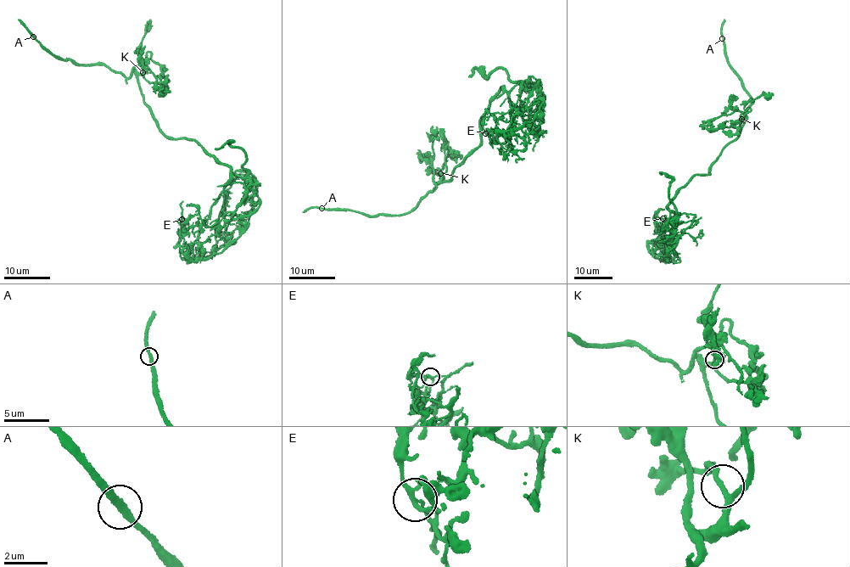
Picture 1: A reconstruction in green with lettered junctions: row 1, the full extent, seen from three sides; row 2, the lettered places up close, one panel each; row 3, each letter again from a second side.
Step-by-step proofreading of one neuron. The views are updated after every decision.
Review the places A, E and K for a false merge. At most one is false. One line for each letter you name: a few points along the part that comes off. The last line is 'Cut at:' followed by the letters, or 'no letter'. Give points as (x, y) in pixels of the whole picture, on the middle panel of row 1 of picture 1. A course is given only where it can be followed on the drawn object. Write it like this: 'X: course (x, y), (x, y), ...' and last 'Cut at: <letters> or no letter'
E: course (486, 133), (486, 117), (514, 109), (525, 82), (526, 109), (545, 98), (532, 120), (497, 134), (510, 148)
Cut at: E

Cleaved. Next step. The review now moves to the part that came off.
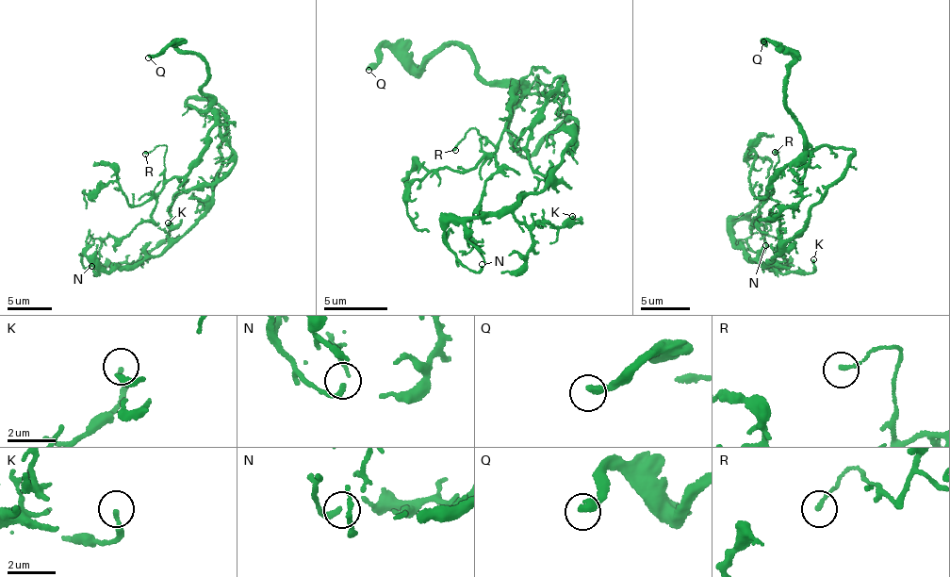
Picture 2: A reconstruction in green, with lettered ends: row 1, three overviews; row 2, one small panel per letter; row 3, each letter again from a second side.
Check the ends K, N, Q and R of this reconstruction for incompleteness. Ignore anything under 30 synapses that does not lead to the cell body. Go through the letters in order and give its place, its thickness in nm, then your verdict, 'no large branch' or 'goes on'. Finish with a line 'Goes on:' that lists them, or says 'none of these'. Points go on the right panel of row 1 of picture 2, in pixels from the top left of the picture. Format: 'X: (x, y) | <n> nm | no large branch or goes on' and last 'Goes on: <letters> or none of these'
K: (813, 259) | 180 nm | no large branch
N: (765, 245) | 170 nm | no large branch
Q: (763, 41) | 320 nm | goes on
R: (775, 152) | 150 nm | no large branch
Goes on: Q

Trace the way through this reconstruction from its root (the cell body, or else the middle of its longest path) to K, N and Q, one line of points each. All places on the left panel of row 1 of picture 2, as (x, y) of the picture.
K: (208, 101), (222, 110), (227, 122), (212, 198), (188, 230), (164, 250), (130, 267), (164, 243), (168, 222)
N: (208, 101), (227, 122), (208, 206), (159, 254), (109, 272), (82, 254), (82, 265), (91, 266)
Q: (208, 101), (187, 104), (208, 107), (201, 85), (208, 65), (194, 55), (170, 42), (148, 57)

